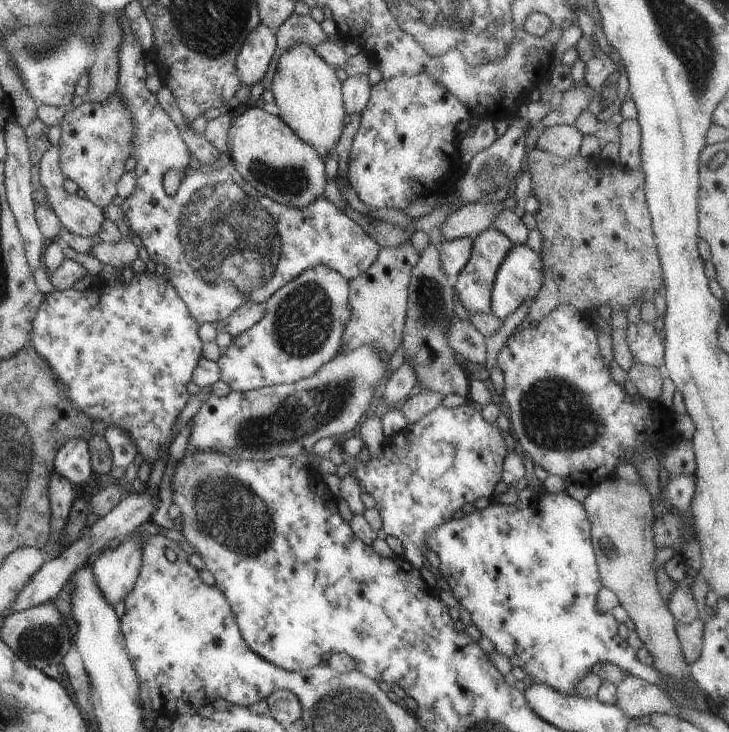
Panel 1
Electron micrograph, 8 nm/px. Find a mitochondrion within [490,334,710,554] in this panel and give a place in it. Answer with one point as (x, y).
(554, 415)

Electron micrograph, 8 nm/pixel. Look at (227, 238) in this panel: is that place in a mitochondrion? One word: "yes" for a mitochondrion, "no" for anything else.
yes

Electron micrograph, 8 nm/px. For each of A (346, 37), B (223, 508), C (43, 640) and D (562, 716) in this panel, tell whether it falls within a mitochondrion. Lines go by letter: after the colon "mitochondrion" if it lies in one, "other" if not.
A: other
B: mitochondrion
C: mitochondrion
D: other

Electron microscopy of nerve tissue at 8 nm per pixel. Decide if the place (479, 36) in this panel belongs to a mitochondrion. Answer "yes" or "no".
yes

